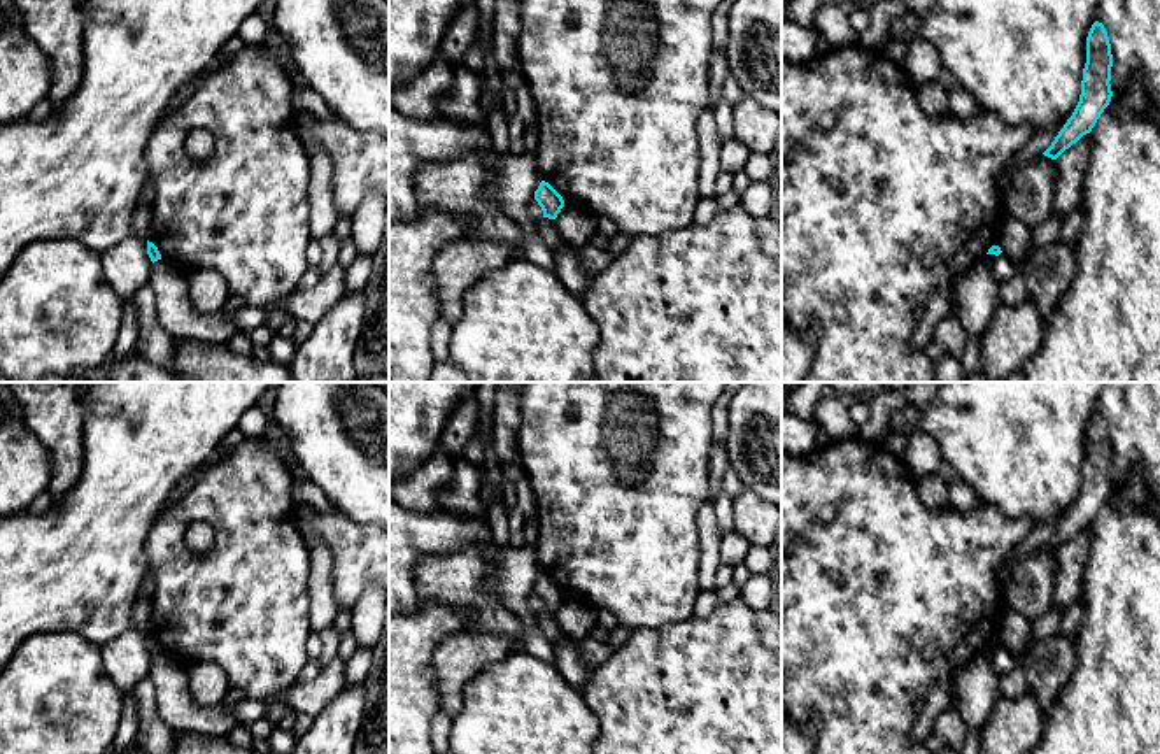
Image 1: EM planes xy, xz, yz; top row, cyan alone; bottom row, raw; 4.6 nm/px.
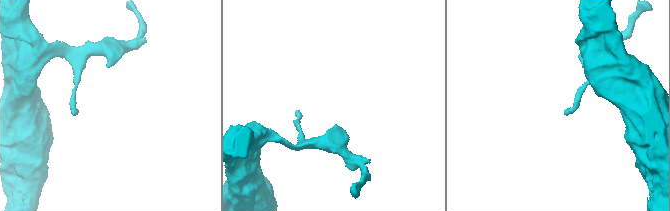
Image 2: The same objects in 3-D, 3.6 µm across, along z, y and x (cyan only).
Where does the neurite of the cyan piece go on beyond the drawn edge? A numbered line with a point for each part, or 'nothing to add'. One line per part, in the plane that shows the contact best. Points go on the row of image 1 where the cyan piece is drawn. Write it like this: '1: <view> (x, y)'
nothing to add

